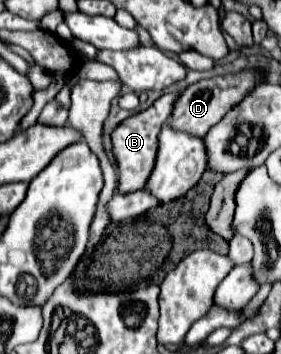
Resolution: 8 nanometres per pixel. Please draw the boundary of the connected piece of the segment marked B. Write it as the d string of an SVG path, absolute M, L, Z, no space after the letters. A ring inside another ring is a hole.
M178 93L162 95L148 109L124 119L114 129L114 133L112 133L112 155L114 155L118 171L120 171L116 193L124 193L126 195L126 193L142 189L142 185L146 183L146 177L150 175L150 169L154 167L154 153L156 153L156 147L158 147L158 133L160 133L162 125L170 117L170 109L172 109L174 97L178 97Z

